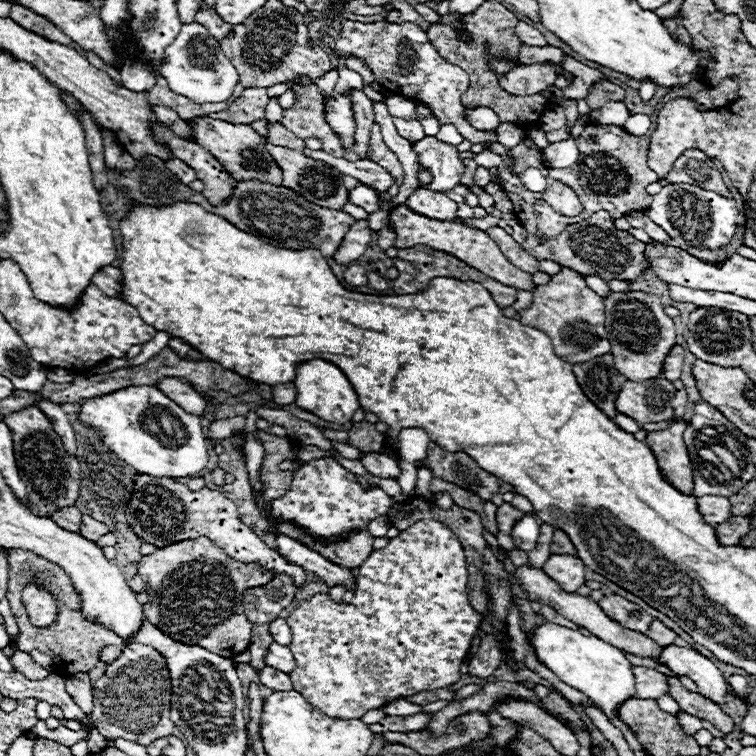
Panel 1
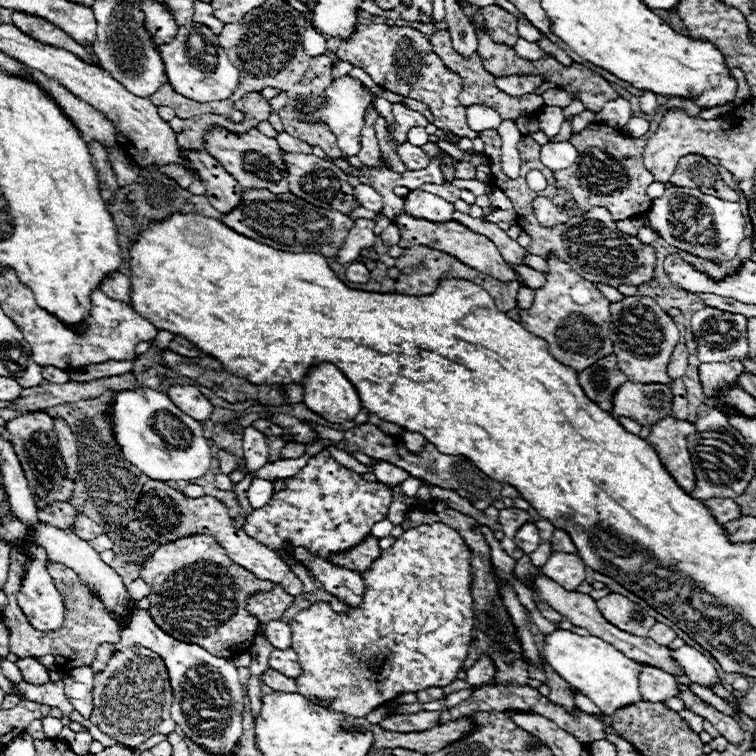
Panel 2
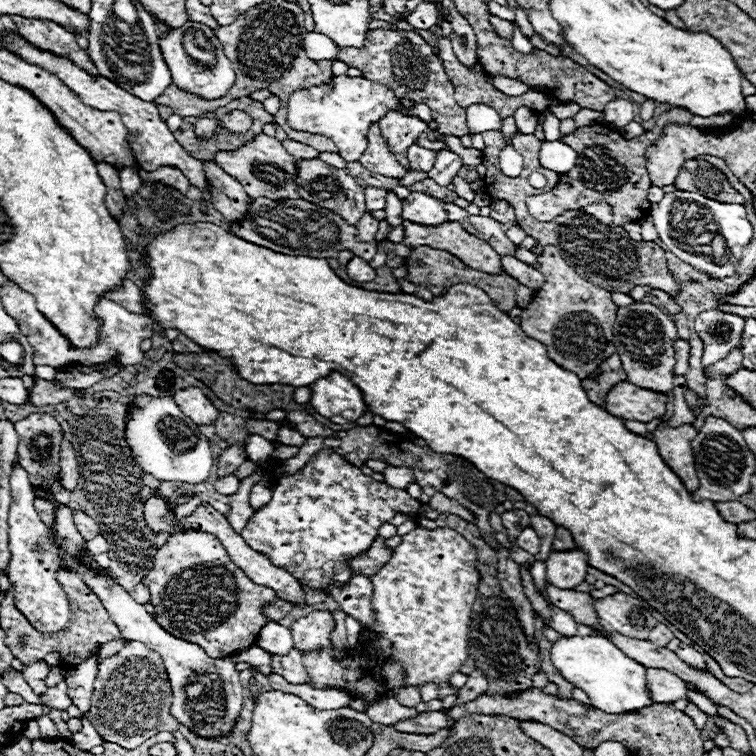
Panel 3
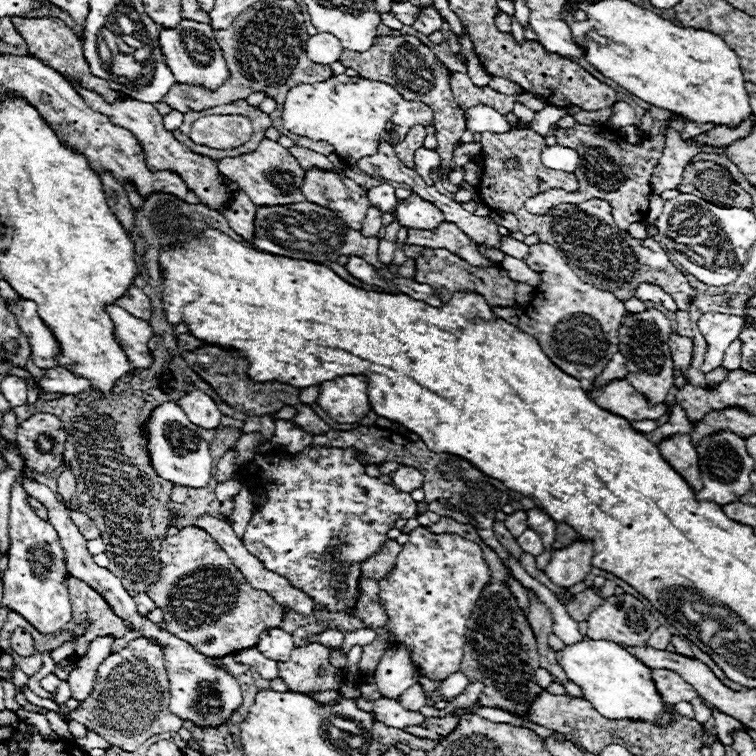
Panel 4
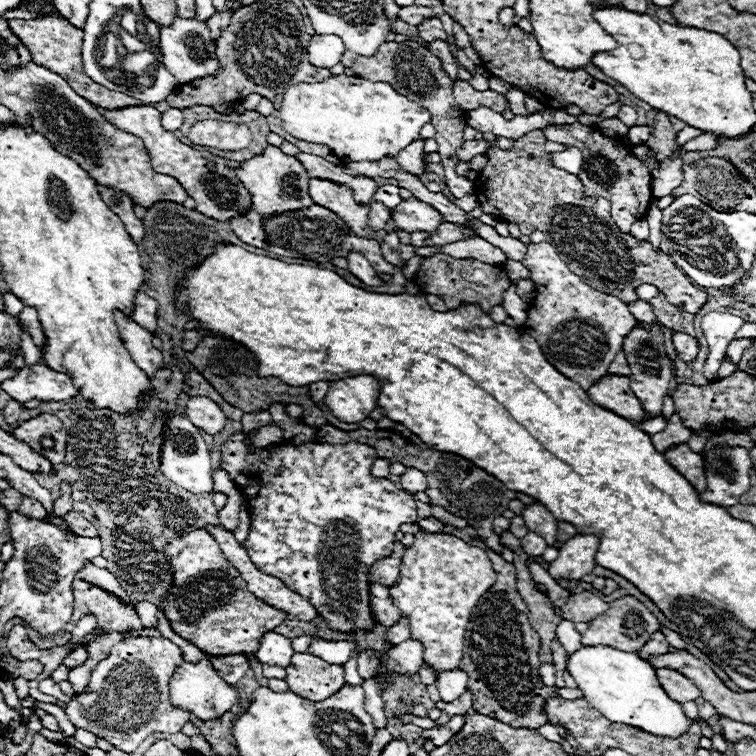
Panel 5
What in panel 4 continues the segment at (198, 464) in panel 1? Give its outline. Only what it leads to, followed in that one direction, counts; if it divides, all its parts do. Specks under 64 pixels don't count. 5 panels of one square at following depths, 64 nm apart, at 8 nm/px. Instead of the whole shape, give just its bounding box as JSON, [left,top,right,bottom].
[144,402,212,488]

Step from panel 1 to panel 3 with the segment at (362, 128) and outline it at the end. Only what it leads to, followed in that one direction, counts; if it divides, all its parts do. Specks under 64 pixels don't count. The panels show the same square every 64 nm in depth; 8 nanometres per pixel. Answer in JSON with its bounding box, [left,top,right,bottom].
[358,124,406,178]

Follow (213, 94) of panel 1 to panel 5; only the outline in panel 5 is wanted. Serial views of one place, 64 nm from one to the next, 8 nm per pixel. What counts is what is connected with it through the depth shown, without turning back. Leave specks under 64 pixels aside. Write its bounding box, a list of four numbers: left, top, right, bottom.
[160,18,220,84]

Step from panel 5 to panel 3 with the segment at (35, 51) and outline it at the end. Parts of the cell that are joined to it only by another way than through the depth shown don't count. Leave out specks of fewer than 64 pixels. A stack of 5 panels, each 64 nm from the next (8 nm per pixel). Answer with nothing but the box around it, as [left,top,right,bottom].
[12,16,98,74]

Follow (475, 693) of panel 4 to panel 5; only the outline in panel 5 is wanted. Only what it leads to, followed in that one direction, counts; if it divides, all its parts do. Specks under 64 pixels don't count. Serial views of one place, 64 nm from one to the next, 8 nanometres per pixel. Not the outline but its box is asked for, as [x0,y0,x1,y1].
[438,690,474,722]

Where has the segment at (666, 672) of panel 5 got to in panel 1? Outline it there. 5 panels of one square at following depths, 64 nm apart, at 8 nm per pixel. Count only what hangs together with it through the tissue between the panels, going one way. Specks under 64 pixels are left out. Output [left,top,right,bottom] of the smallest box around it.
[632,666,668,700]

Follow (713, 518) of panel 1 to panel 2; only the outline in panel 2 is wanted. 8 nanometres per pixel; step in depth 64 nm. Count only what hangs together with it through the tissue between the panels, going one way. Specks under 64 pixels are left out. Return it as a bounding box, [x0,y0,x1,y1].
[704,498,742,524]

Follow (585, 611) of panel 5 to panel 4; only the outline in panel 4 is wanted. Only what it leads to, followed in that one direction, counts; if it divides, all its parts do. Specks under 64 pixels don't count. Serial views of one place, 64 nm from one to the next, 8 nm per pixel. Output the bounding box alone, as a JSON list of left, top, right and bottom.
[566,590,602,622]

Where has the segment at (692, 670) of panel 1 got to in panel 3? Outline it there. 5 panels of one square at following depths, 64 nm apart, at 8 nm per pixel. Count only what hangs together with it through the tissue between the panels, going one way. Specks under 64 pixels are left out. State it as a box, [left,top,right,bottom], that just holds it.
[676,644,708,672]

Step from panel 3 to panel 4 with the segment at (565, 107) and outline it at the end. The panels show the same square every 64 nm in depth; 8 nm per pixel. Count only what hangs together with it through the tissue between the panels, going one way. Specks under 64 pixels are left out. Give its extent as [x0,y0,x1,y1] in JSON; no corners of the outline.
[529,106,568,137]

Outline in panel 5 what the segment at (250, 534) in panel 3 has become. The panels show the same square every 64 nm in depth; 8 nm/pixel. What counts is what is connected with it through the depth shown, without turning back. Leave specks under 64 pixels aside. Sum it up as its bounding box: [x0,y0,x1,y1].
[222,432,420,632]

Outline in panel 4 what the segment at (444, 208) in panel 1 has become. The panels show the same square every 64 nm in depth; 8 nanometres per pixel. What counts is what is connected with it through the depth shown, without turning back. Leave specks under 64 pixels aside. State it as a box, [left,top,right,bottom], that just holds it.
[396,192,444,230]

